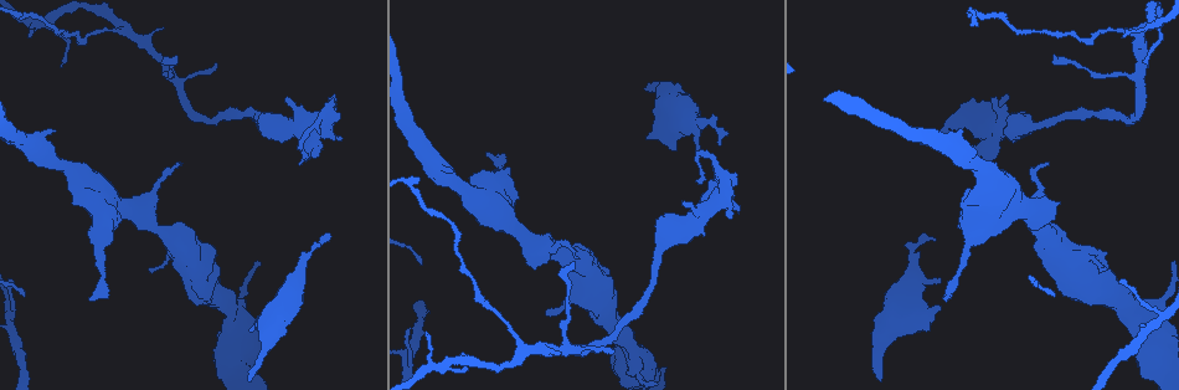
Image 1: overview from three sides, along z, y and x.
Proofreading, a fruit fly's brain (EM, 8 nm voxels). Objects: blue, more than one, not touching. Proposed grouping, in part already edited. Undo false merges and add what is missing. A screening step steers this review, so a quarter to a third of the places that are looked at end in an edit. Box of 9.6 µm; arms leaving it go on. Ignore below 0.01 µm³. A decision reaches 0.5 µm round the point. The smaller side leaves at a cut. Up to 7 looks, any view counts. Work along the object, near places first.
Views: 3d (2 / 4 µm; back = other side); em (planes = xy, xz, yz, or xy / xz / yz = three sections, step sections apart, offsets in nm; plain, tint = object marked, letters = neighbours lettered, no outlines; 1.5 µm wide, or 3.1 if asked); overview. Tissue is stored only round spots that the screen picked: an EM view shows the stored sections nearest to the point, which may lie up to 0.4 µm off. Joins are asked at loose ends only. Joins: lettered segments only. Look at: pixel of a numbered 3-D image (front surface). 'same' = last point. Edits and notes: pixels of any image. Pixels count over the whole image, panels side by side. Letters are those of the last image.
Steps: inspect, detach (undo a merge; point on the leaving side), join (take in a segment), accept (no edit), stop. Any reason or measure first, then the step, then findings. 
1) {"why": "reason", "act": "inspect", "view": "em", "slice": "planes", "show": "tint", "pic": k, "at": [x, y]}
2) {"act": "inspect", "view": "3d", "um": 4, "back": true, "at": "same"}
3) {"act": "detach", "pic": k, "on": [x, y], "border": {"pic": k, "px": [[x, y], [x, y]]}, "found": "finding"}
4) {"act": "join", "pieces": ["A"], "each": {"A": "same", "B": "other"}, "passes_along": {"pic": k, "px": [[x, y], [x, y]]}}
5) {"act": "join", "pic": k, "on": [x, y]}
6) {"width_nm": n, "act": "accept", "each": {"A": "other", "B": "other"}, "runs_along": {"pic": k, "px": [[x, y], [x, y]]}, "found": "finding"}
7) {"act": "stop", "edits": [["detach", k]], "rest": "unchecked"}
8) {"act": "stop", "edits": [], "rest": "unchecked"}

{"act": "inspect", "view": "3d", "um": 2, "pic": 1, "at": [575, 258]}

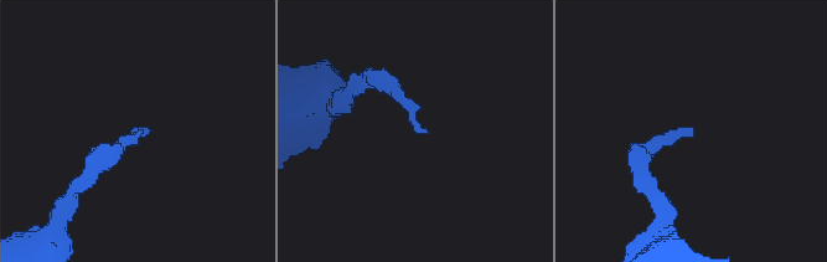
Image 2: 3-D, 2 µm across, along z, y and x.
{"act": "inspect", "view": "em", "slice": "xz", "step": 8, "show": "tint", "pic": 2, "at": [689, 130]}

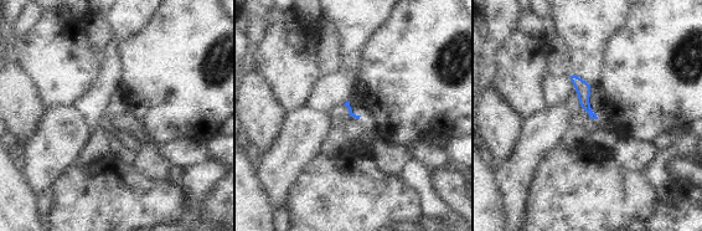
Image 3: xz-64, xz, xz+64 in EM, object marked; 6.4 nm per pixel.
{"why": "cut it another way", "act": "inspect", "view": "em", "slice": "yz", "step": 4, "show": "letters", "at": "same"}

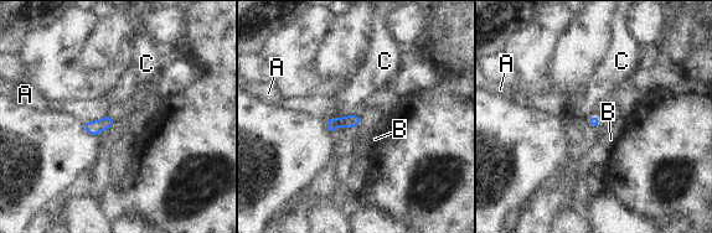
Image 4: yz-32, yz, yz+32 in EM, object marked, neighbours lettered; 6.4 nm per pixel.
{"act": "accept", "each": {"A": "other", "B": "other", "C": "other"}, "border": {"pic": 4, "px": [[352, 114], [341, 117]]}, "found": "no lettered segment goes on from it"}

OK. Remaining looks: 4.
{"why": "thin end", "act": "inspect", "view": "em", "slice": "planes", "show": "tint", "pic": 1, "at": [1053, 57]}

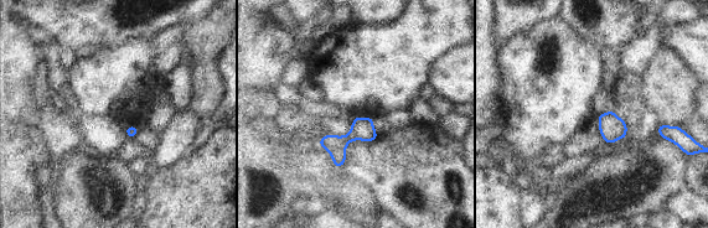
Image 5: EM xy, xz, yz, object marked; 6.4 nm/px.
{"why": "what lies round it", "act": "inspect", "view": "em", "slice": "planes", "show": "letters", "at": "same"}

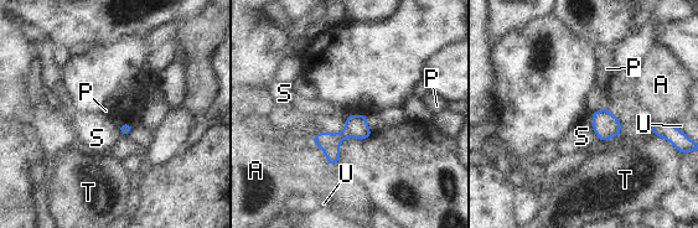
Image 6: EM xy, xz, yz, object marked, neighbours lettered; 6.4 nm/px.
{"width_nm": 70, "longest_contact_nm": ["A", 220], "act": "accept", "each": {"A": "other", "P": "other", "S": "other", "T": "other", "U": "other"}, "found": "none of them fits"}

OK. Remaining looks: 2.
{"why": "free end", "act": "inspect", "view": "3d", "um": 4, "pic": 1, "at": [676, 150]}

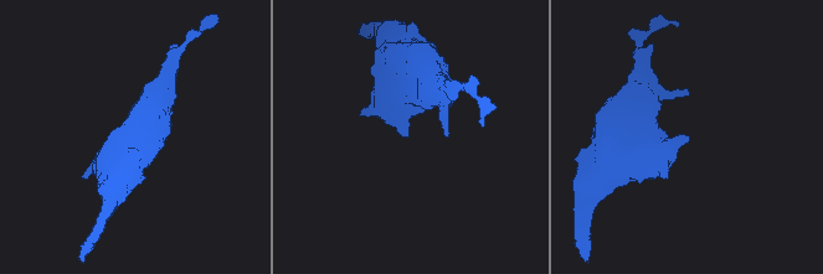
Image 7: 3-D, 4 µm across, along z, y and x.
{"why": "now the EM", "act": "inspect", "view": "em", "slice": "planes", "show": "letters", "pic": 7, "at": [688, 135]}

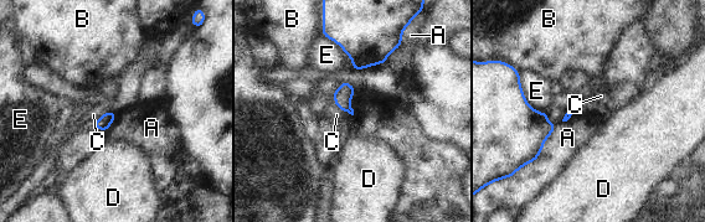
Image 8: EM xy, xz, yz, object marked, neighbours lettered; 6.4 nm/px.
{"act": "accept", "each": {"A": "other", "B": "other", "C": "other", "D": "other", "E": "other"}, "border": {"pic": 8, "px": [[334, 104], [353, 115]]}, "found": "no lettered segment goes on from it"}

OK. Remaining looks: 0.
{"act": "stop", "edits": [], "rest": "unchecked"}

